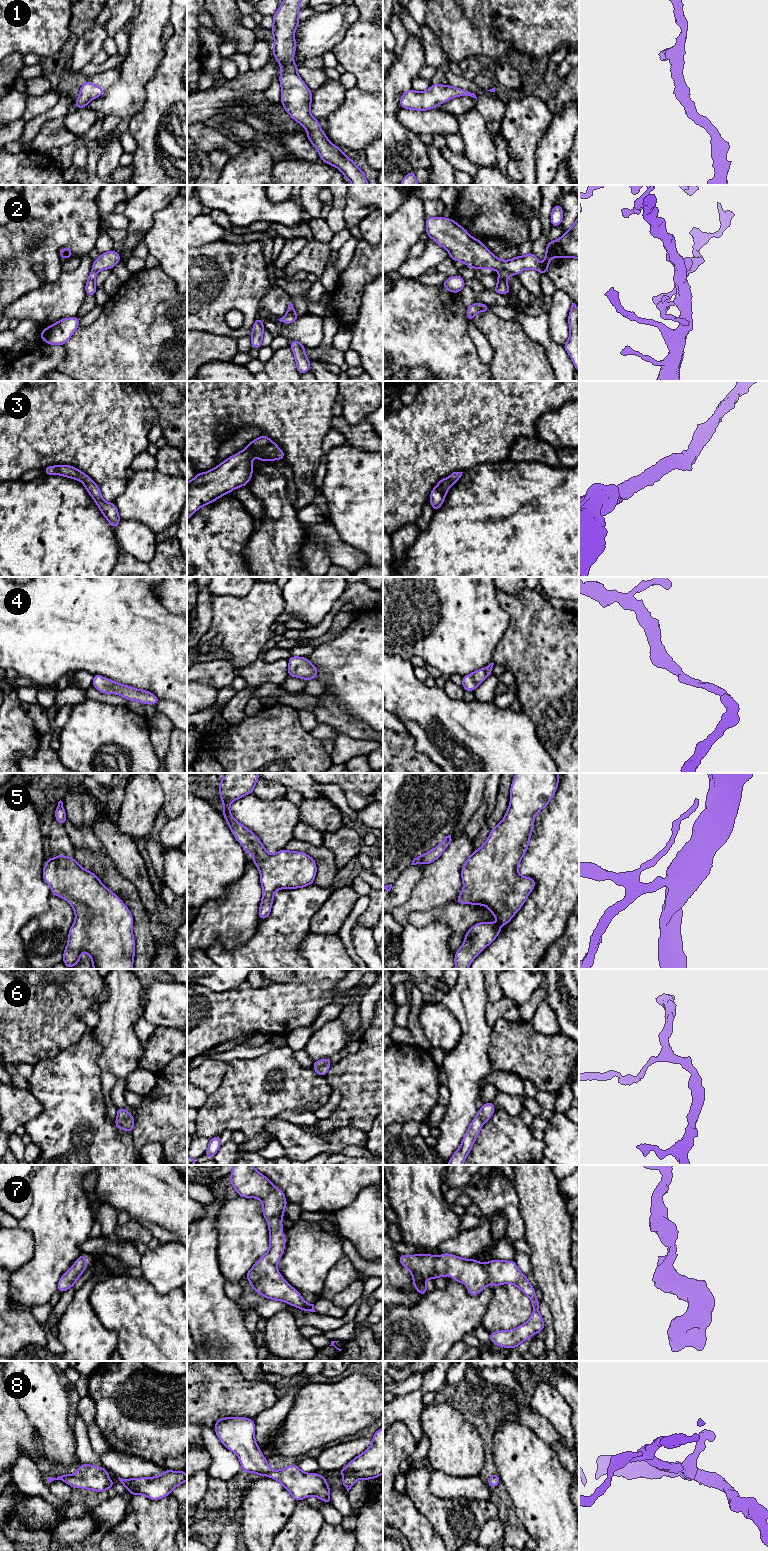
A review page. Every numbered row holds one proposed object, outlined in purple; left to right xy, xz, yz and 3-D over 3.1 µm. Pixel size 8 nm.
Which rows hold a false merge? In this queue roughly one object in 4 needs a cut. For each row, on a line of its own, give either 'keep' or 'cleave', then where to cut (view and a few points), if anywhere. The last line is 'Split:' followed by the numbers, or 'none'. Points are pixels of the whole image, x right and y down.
1: keep; cut none
2: cleave; cut yz (500, 270), (506, 270), (511, 274)
3: keep; cut none
4: keep; cut none
5: keep; cut none
6: keep; cut none
7: keep; cut none
8: keep; cut none
Split: 2

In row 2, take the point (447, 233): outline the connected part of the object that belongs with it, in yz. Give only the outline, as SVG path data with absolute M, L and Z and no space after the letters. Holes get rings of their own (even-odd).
M427 216L425 232L448 251L453 261L463 262L473 269L485 267L490 271L507 270L516 276L525 269L533 269L546 274L550 260L554 257L579 259L579 216L559 239L548 241L543 265L533 252L510 260L500 260L483 242L471 237L467 230L450 218Z

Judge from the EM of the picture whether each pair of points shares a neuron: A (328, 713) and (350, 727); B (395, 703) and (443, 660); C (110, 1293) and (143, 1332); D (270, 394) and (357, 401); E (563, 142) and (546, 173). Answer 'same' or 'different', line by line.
A: same
B: different
C: same
D: different
E: same

